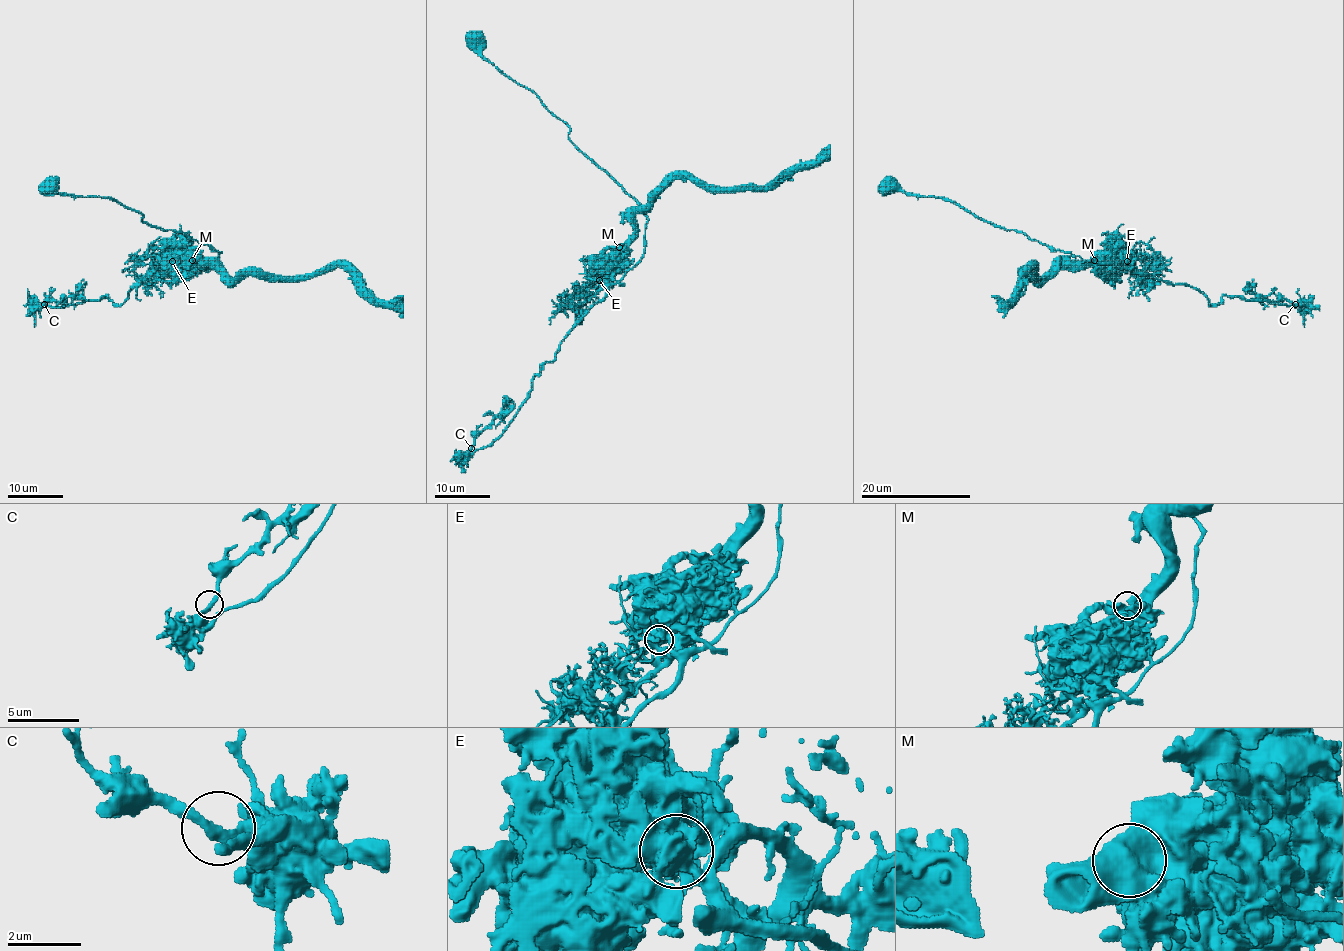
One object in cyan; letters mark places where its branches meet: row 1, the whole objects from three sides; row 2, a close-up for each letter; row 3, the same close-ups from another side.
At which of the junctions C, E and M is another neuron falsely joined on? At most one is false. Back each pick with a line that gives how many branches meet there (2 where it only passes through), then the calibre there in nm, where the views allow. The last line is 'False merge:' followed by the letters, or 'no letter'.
E: 2 | 700 nm
False merge: E

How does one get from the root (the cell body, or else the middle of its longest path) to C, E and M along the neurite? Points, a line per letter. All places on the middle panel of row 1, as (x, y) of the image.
C: (478, 43), (569, 128), (648, 223), (643, 256), (561, 342), (509, 426), (471, 448)
E: (478, 43), (569, 128), (569, 139), (646, 217), (643, 256), (598, 280)
M: (478, 43), (637, 202), (648, 220), (643, 256), (628, 264), (619, 247)

